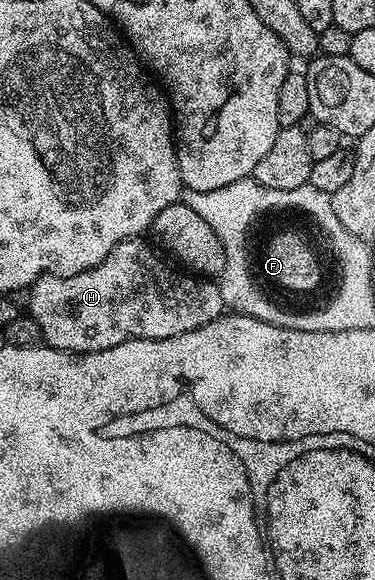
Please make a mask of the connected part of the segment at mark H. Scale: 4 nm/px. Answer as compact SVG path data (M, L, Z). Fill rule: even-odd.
M144 239L123 241L106 255L106 259L102 259L102 263L98 263L98 267L69 277L61 277L58 273L45 273L39 277L30 286L27 312L38 323L44 336L43 344L68 353L93 353L134 339L170 339L174 335L186 335L186 331L217 321L226 306L215 280L179 272L175 273Z

